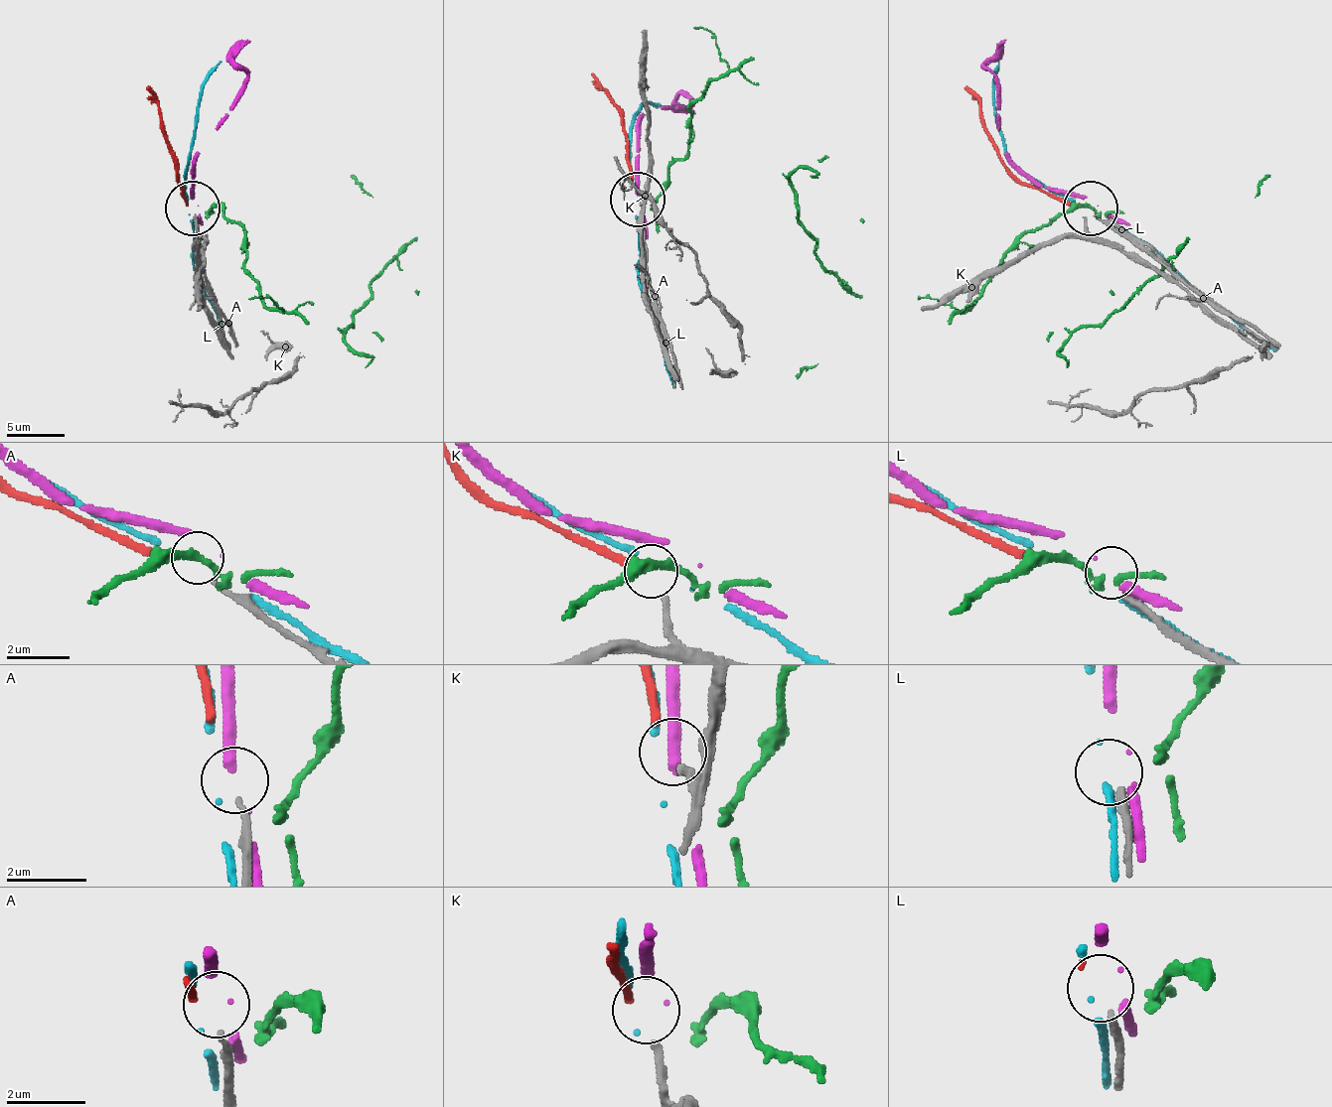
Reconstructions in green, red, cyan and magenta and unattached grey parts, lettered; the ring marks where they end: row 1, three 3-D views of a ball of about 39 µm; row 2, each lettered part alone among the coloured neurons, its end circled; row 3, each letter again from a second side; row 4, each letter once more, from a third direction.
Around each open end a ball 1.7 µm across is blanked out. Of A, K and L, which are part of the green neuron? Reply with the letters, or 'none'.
none

